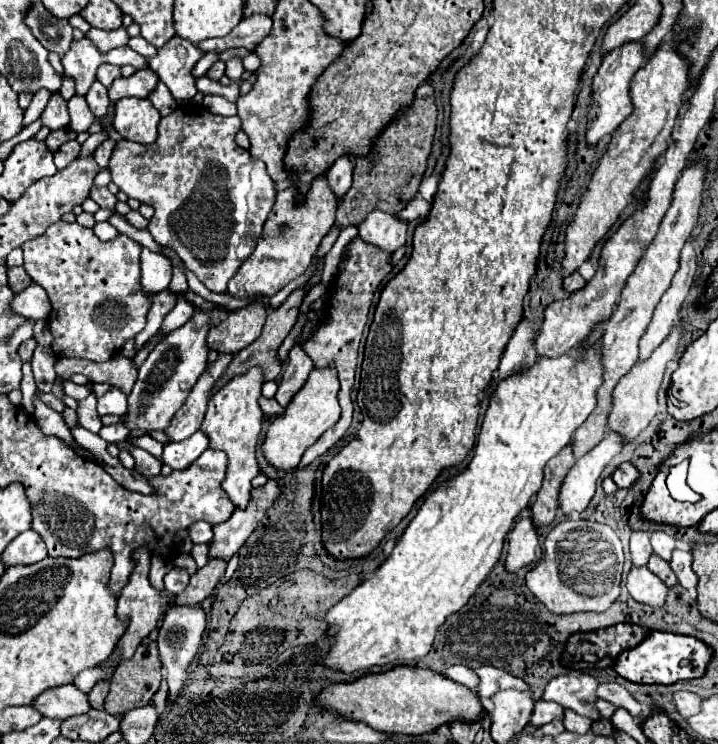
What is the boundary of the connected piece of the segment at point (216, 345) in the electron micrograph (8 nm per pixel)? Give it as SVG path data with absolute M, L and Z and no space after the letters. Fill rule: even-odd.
M254 300L248 308L230 312L216 328L208 332L208 348L220 354L238 354L262 334L264 322L266 306L260 300Z

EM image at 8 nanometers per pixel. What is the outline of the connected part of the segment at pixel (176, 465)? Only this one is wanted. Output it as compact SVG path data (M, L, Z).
M196 432L182 442L172 442L164 446L164 462L174 470L186 470L194 464L194 460L208 448L208 436L204 432Z

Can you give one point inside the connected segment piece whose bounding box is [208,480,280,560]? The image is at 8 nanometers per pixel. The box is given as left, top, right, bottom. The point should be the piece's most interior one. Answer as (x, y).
(229, 536)

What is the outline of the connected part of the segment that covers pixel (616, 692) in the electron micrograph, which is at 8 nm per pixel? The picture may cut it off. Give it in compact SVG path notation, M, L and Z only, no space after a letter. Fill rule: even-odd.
M600 684L600 686L598 686L598 698L604 698L604 700L612 702L614 706L628 710L630 716L632 716L638 724L644 722L640 704L636 704L636 700L632 698L632 694L630 694L626 688L622 688L620 684Z

